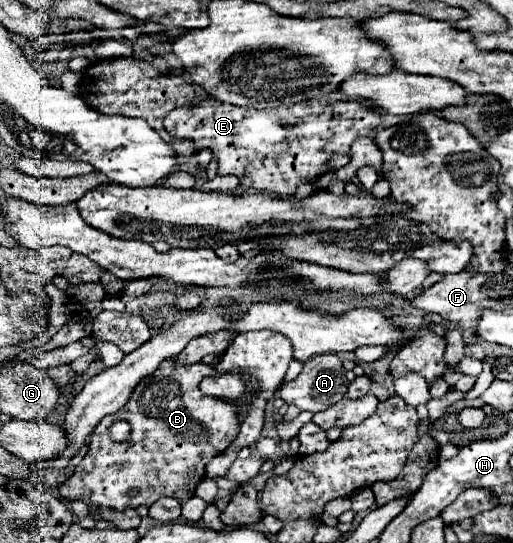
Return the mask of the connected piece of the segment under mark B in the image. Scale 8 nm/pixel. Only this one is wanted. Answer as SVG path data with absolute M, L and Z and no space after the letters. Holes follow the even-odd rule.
M175 358L163 360L163 364L159 364L155 374L145 376L139 382L139 388L135 388L131 400L119 412L101 420L95 434L91 436L87 454L75 468L75 474L59 486L61 498L81 500L89 506L99 506L99 508L103 506L117 512L137 508L141 504L151 506L161 496L175 498L181 504L193 498L197 484L205 478L205 466L211 460L211 456L225 452L227 444L231 444L231 440L235 440L235 436L239 434L239 416L235 416L235 408L231 408L227 400L219 400L215 396L203 396L203 392L199 392L199 380L203 376L209 376L211 372L215 372L215 368L203 362L181 364ZM117 420L125 420L131 426L131 432L123 442L113 442L109 438L109 426ZM133 490L137 492L135 496L131 496Z

